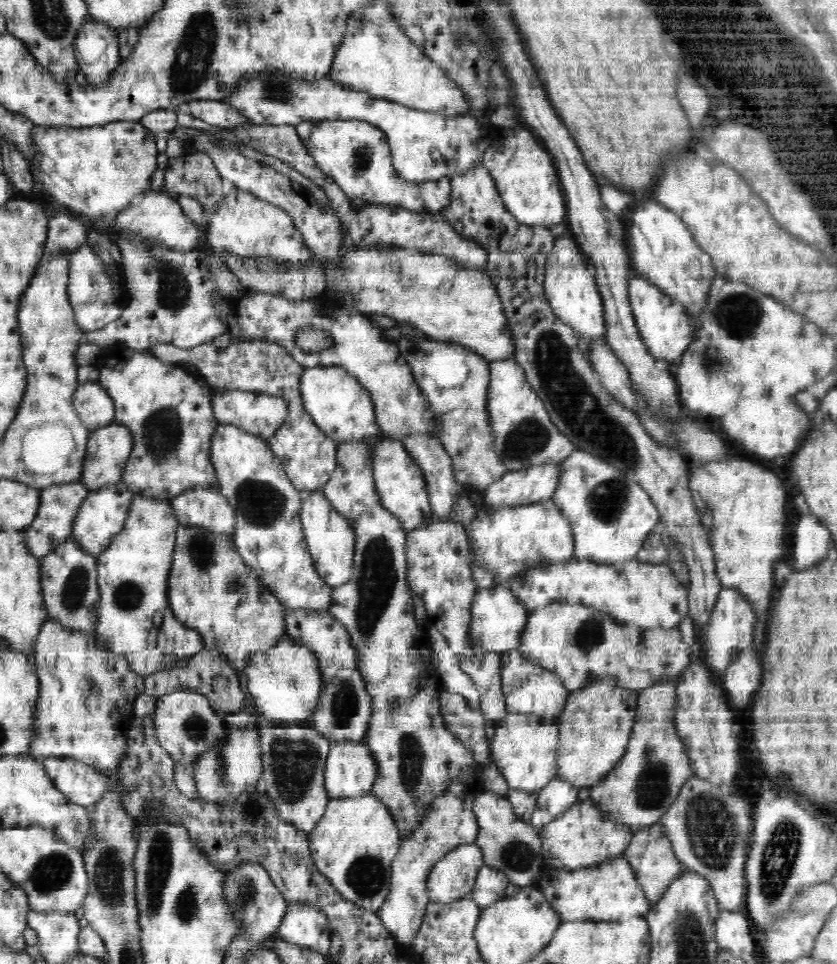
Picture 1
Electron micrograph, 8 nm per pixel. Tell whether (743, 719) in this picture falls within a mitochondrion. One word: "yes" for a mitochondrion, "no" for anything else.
no

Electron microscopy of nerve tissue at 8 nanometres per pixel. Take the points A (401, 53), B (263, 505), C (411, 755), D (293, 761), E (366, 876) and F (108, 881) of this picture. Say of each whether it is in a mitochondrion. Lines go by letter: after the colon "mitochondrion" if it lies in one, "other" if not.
A: other
B: mitochondrion
C: mitochondrion
D: mitochondrion
E: mitochondrion
F: mitochondrion

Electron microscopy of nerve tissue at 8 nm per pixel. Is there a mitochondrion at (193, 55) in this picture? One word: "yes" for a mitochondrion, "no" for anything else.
yes

